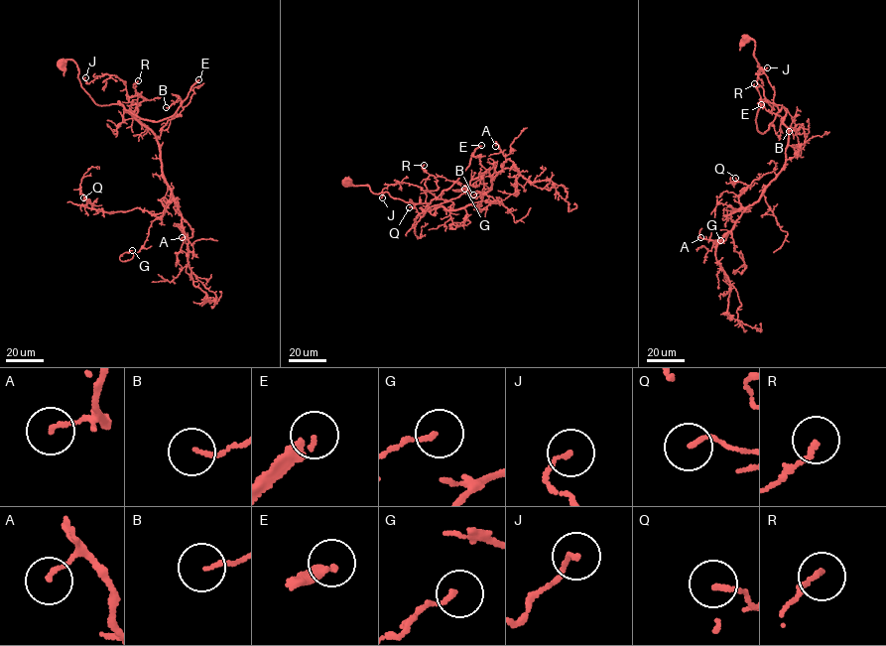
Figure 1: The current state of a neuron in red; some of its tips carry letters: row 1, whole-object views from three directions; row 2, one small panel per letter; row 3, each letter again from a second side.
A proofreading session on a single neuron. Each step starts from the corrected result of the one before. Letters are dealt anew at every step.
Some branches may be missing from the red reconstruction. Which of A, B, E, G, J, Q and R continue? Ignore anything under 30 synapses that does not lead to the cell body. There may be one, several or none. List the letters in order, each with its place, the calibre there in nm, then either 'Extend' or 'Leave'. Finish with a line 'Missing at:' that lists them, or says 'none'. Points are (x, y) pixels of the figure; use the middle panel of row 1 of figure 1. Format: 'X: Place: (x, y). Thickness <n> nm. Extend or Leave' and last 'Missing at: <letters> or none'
A: Place: (495, 146). Thickness 130 nm. Leave
B: Place: (473, 194). Thickness 110 nm. Leave
E: Place: (481, 145). Thickness 200 nm. Extend
G: Place: (464, 189). Thickness 140 nm. Leave
J: Place: (382, 197). Thickness 130 nm. Leave
Q: Place: (409, 207). Thickness 130 nm. Leave
R: Place: (424, 165). Thickness 140 nm. Leave
Missing at: E

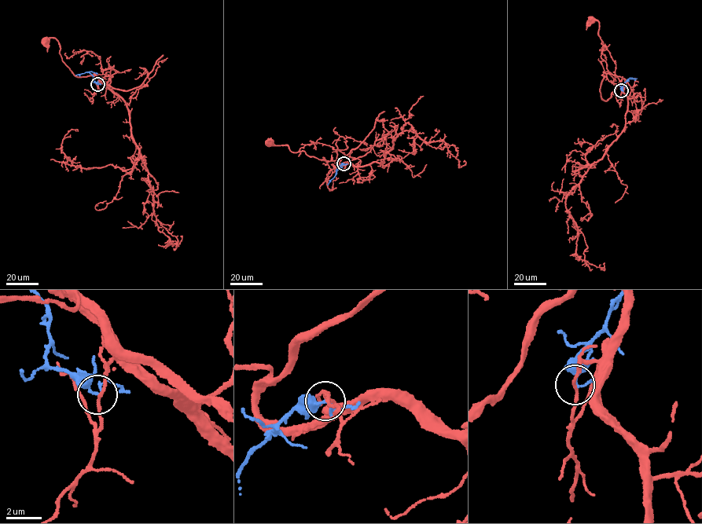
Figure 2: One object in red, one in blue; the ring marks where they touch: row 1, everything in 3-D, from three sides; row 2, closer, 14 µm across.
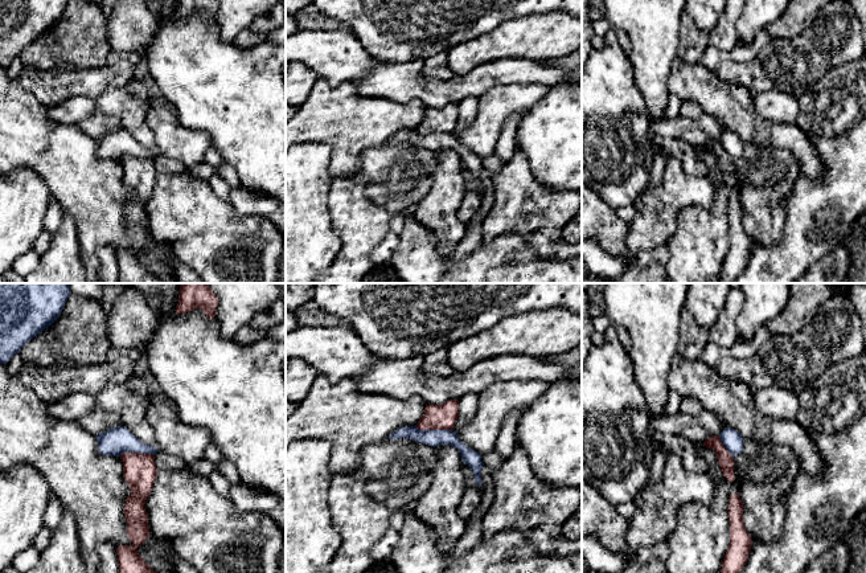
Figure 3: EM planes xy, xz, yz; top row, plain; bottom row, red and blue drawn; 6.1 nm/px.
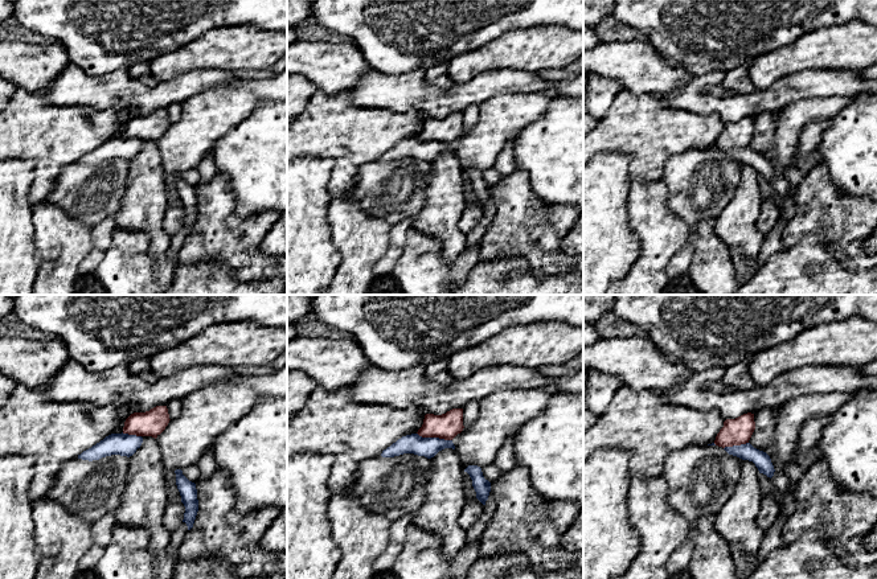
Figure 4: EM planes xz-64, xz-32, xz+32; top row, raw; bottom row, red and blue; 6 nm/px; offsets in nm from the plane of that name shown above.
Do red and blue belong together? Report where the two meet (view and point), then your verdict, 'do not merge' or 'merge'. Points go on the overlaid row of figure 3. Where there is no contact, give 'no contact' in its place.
xz (434, 429) | do not merge

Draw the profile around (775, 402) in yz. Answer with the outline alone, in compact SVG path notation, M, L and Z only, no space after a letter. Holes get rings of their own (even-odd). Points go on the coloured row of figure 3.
M780 386L751 388L755 409L775 421L795 419L799 408L799 389Z

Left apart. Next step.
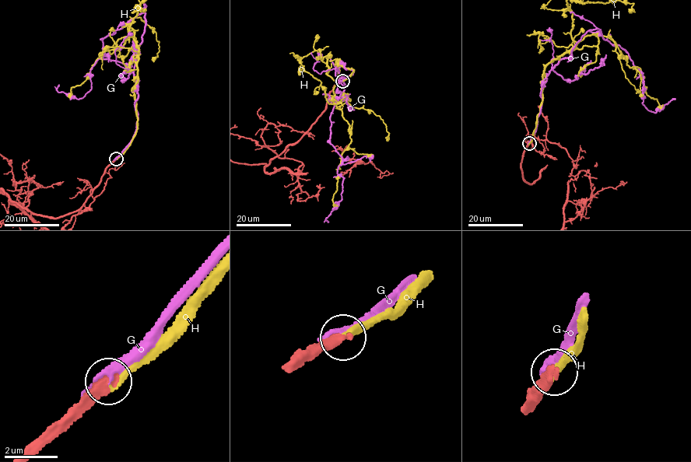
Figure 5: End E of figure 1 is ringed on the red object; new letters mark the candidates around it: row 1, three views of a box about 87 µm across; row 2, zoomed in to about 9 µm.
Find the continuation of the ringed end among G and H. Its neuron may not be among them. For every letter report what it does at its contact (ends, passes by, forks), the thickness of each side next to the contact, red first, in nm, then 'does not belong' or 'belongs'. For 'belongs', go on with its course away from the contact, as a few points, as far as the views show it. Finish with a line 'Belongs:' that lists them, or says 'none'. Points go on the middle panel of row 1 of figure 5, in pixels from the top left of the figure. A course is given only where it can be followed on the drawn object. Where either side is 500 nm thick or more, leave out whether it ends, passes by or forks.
G: it ends | 380/360 nm | does not belong
H: it ends | 320/320 nm | belongs
Belongs: H

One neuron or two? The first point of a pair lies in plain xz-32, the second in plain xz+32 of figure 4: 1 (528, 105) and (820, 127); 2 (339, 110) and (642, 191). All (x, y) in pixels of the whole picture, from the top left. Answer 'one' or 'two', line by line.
1: two
2: two

